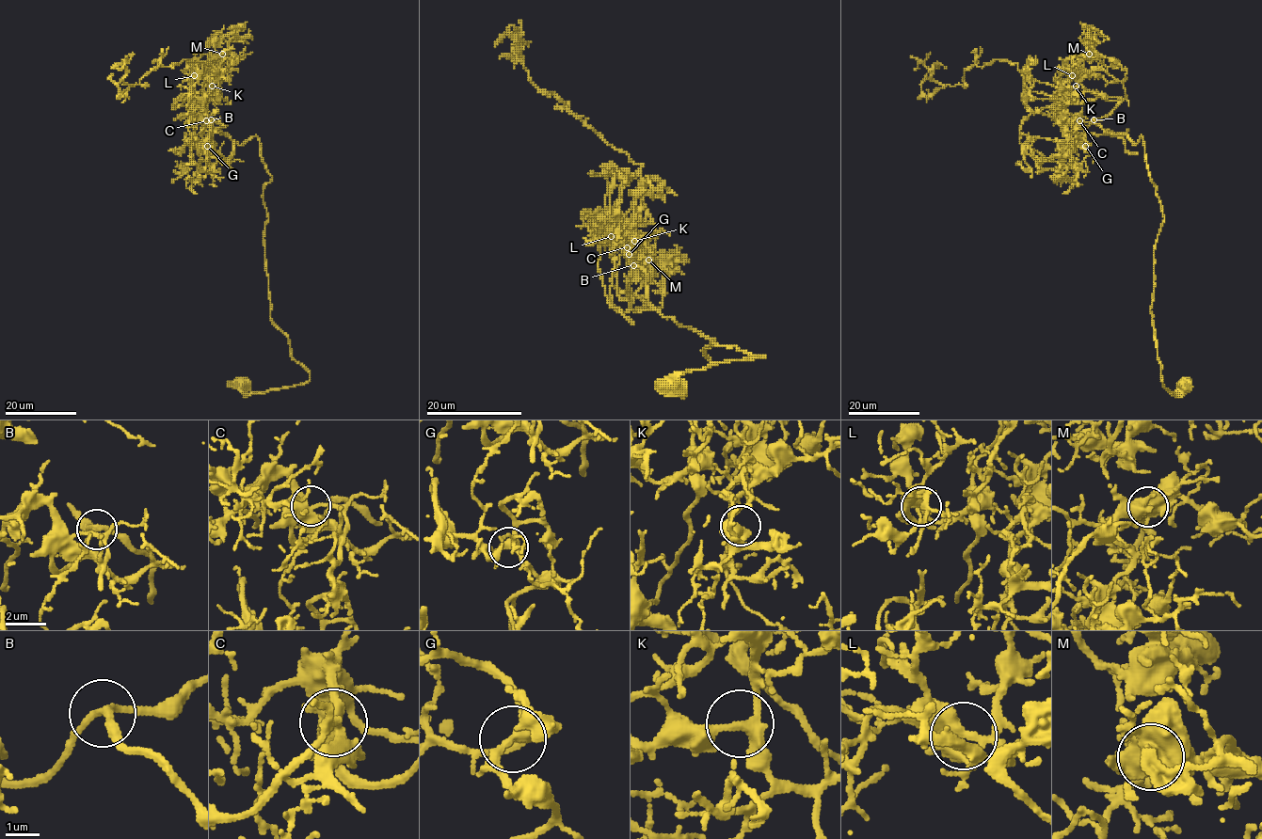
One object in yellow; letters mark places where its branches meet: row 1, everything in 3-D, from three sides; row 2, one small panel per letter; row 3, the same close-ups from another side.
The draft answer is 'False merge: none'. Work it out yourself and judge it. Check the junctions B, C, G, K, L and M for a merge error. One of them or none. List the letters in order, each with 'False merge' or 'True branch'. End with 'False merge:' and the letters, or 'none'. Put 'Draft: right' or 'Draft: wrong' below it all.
B: True branch
C: True branch
G: True branch
K: True branch
L: True branch
M: False merge
False merge: M
Draft: wrong

